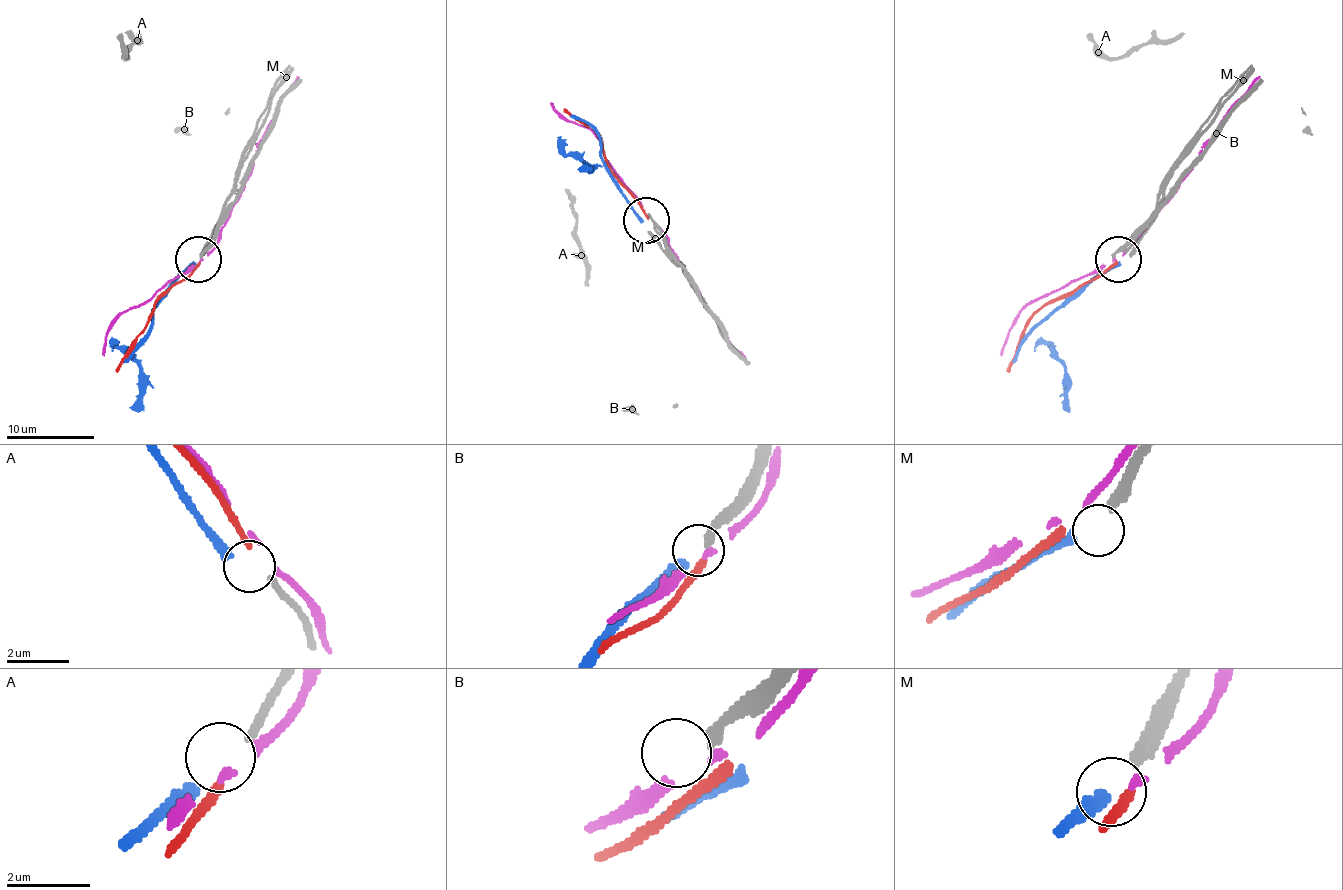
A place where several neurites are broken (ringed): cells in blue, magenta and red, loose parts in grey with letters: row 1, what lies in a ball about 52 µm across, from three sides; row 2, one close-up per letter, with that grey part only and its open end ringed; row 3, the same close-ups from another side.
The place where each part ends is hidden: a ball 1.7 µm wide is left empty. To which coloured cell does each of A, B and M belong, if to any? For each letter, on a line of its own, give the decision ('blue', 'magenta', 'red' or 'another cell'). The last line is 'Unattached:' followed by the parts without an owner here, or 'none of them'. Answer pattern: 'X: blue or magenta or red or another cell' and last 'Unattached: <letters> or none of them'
A: red
B: another cell
M: blue
Unattached: B

